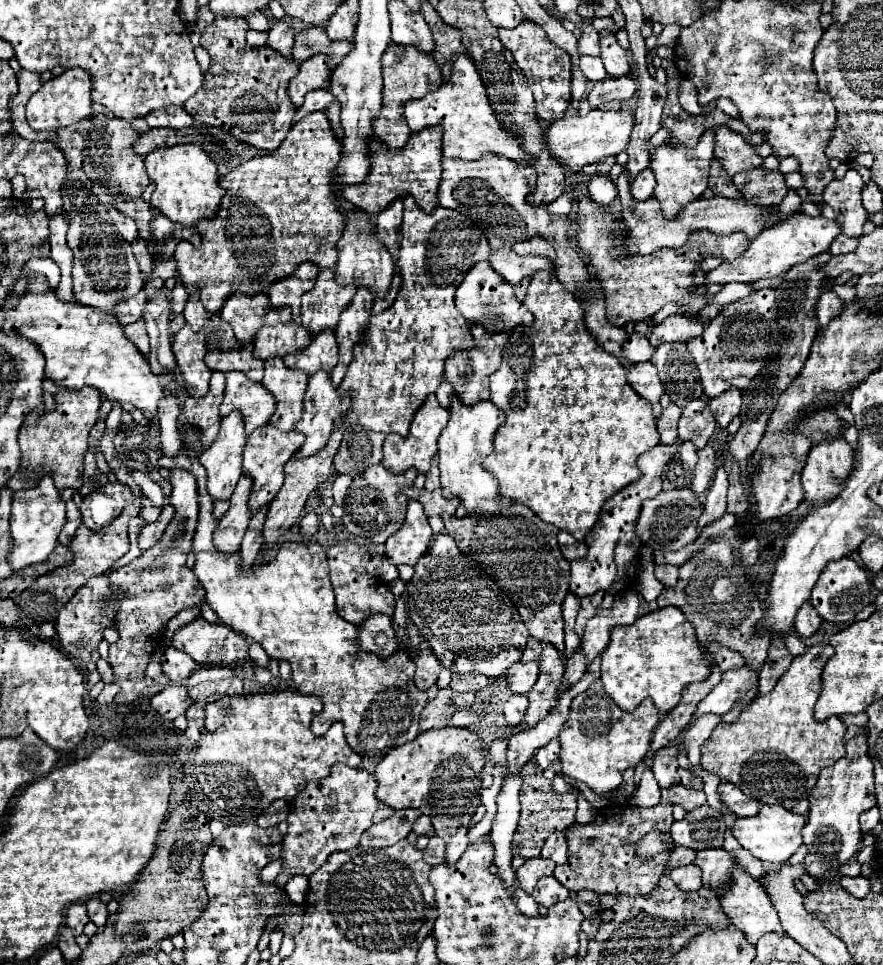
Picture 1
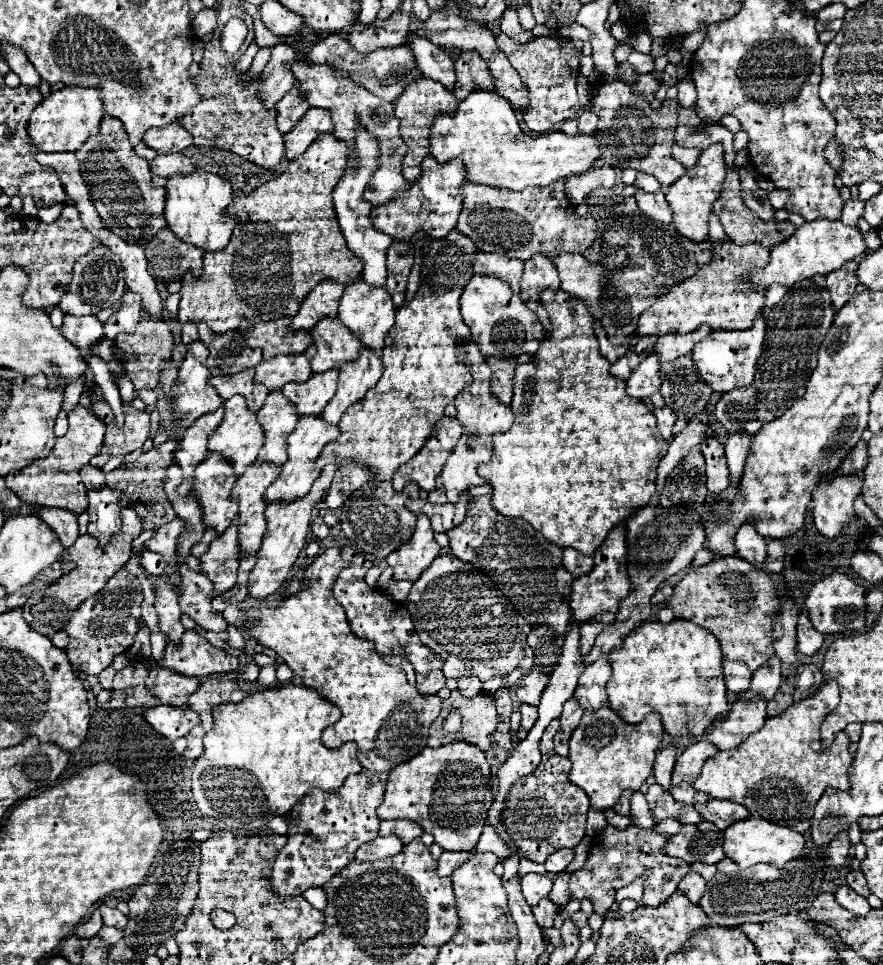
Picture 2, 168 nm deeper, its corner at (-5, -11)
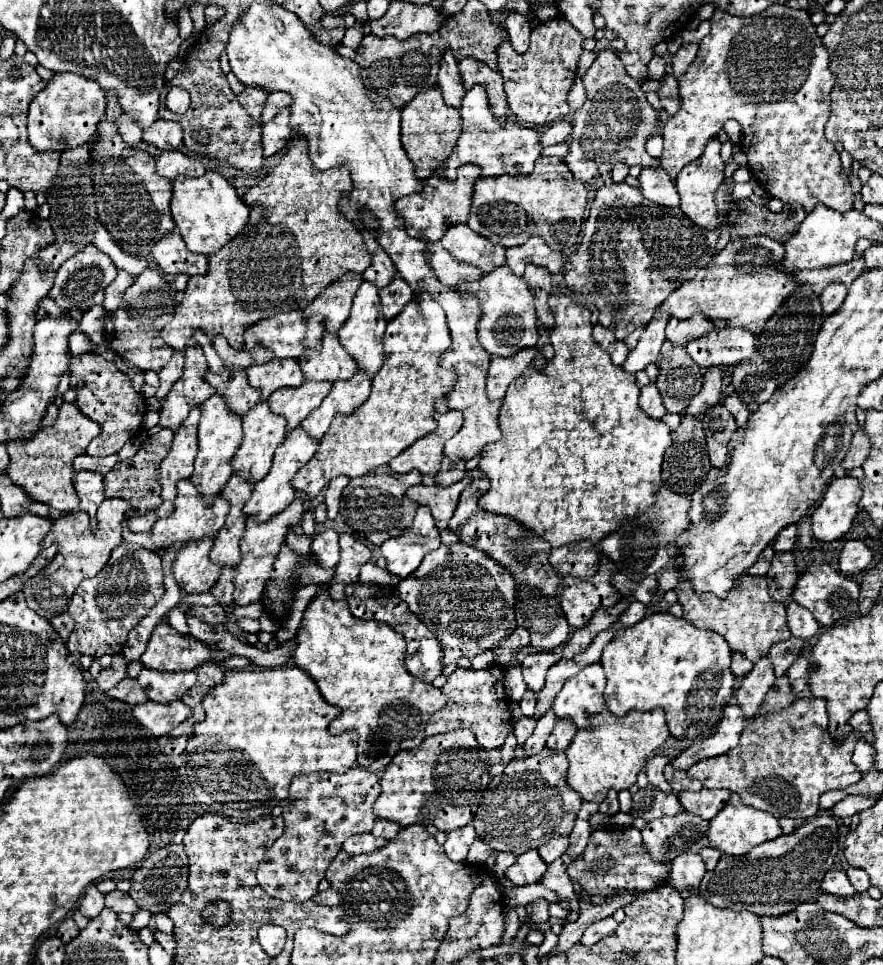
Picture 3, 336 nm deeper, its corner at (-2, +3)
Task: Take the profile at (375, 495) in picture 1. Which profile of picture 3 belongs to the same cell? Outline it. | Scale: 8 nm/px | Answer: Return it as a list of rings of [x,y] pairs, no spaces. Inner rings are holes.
[[[384,464],[360,478],[352,478],[342,492],[340,518],[354,530],[354,534],[358,534],[358,538],[380,546],[388,538],[400,536],[412,524],[418,504],[408,500],[406,490],[410,486],[421,484],[422,477],[418,470],[403,475],[395,474],[388,464]]]

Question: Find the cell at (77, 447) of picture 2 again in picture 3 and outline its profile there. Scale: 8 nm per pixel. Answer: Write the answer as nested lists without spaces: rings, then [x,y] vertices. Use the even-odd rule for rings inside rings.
[[[62,404],[58,410],[58,420],[42,428],[32,442],[10,442],[8,444],[8,456],[10,464],[6,468],[6,474],[10,476],[12,484],[24,488],[28,498],[48,504],[50,508],[56,508],[60,512],[70,512],[78,508],[78,496],[74,494],[72,486],[72,460],[78,454],[86,454],[88,444],[100,434],[100,426],[86,418],[74,404]]]

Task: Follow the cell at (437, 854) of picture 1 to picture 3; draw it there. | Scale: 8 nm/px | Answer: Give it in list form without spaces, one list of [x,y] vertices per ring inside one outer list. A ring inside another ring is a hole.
[[[464,826],[460,830],[452,830],[448,834],[446,844],[444,844],[448,858],[454,860],[454,862],[464,862],[474,840],[476,840],[476,832],[474,832],[472,826]]]

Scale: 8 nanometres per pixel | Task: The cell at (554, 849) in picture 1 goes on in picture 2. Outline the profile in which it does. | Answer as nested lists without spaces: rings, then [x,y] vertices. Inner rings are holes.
[[[559,850],[559,852],[553,852],[545,860],[545,868],[547,868],[547,872],[561,872],[569,866],[571,860],[573,860],[573,850]]]

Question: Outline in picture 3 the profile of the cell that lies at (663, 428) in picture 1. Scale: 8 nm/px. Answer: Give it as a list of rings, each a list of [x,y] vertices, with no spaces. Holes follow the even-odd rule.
[[[648,384],[640,390],[640,408],[650,416],[650,418],[656,418],[660,420],[664,414],[666,414],[666,408],[662,406],[662,398],[660,398],[660,392],[656,390],[654,384]]]

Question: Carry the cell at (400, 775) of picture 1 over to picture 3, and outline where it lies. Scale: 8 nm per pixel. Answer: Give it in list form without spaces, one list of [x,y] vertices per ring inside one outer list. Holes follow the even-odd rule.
[[[472,730],[444,732],[428,736],[418,748],[402,750],[390,762],[380,778],[382,794],[376,800],[376,818],[388,818],[398,826],[436,826],[442,832],[452,832],[466,826],[490,784],[488,754],[478,746]]]

